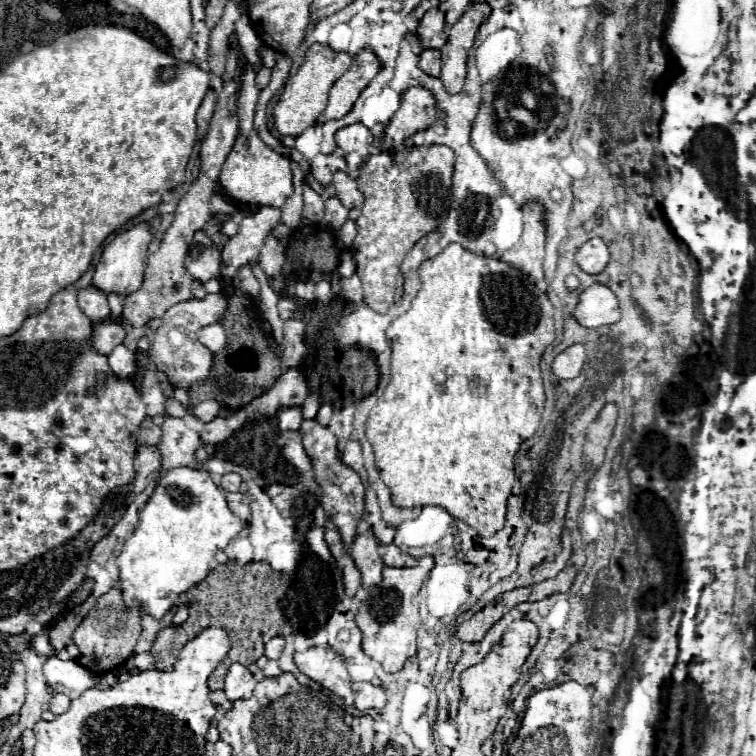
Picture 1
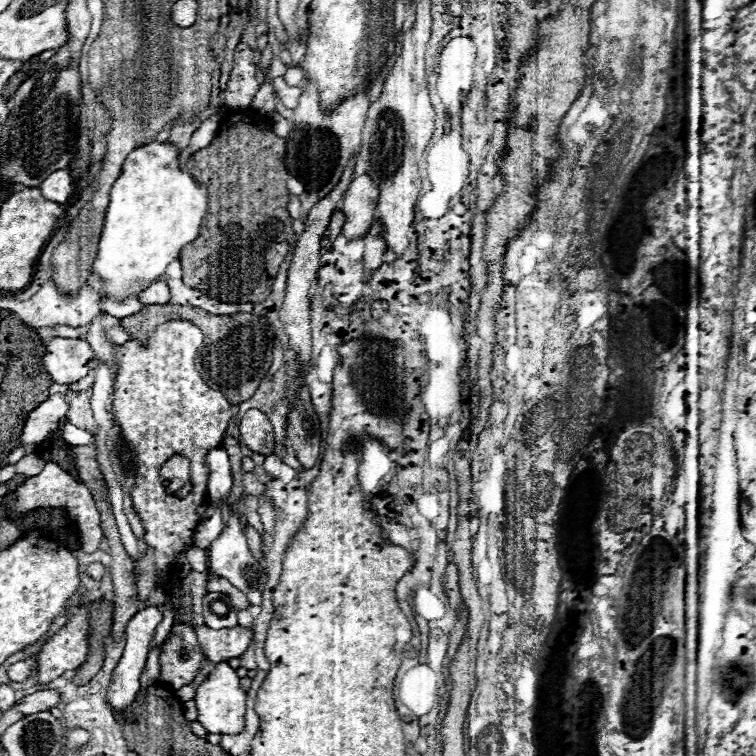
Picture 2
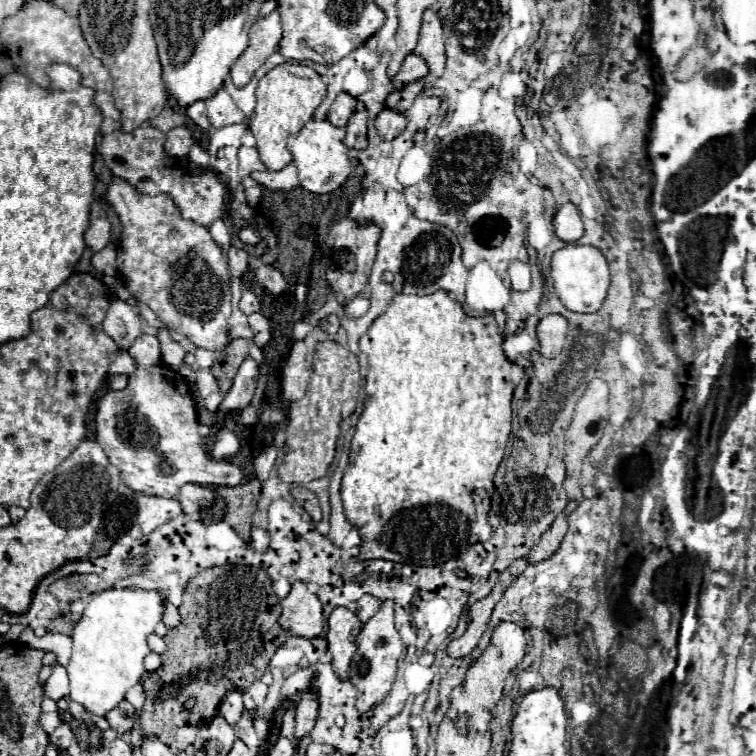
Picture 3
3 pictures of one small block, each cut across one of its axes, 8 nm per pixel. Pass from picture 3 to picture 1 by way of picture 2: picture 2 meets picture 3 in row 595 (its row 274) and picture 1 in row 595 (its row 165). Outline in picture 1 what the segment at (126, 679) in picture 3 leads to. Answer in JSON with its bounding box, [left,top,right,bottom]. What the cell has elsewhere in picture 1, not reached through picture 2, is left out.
[116,466,242,618]

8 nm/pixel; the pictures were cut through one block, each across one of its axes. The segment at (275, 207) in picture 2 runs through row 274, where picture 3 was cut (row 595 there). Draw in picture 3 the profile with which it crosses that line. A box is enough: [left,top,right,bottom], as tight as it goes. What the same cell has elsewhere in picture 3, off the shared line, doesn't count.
[140,566,286,744]

